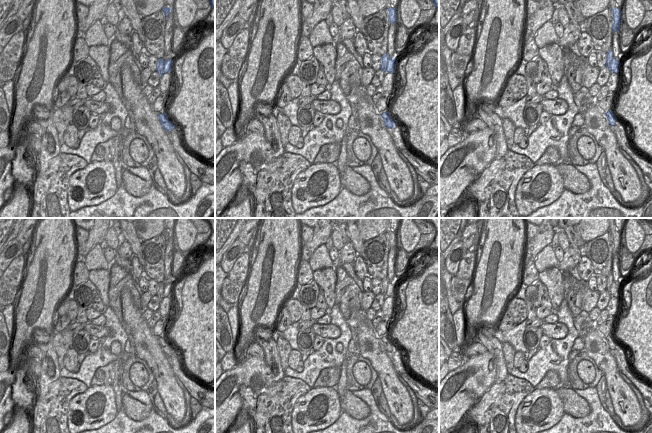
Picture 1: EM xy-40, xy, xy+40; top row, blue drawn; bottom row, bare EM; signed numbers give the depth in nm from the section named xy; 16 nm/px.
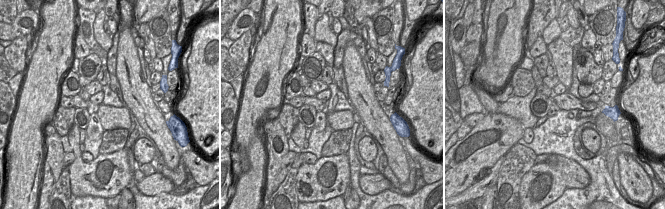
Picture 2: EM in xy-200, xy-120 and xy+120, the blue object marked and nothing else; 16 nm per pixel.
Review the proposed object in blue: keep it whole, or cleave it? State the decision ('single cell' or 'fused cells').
fused cells

